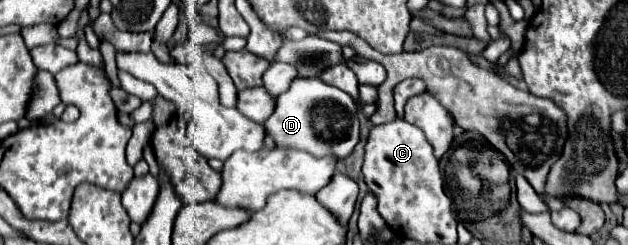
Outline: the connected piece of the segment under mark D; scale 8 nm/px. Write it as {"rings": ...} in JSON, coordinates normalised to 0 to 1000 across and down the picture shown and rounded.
{"rings":[[[471,314],[459,355],[459,371],[443,388],[439,445],[424,486],[420,527],[424,551],[430,551],[436,584],[449,608],[478,608],[478,616],[490,616],[500,641],[551,649],[573,567],[567,453],[570,437],[564,404],[548,371],[541,371],[538,355],[519,347],[506,314],[500,322]]]}

